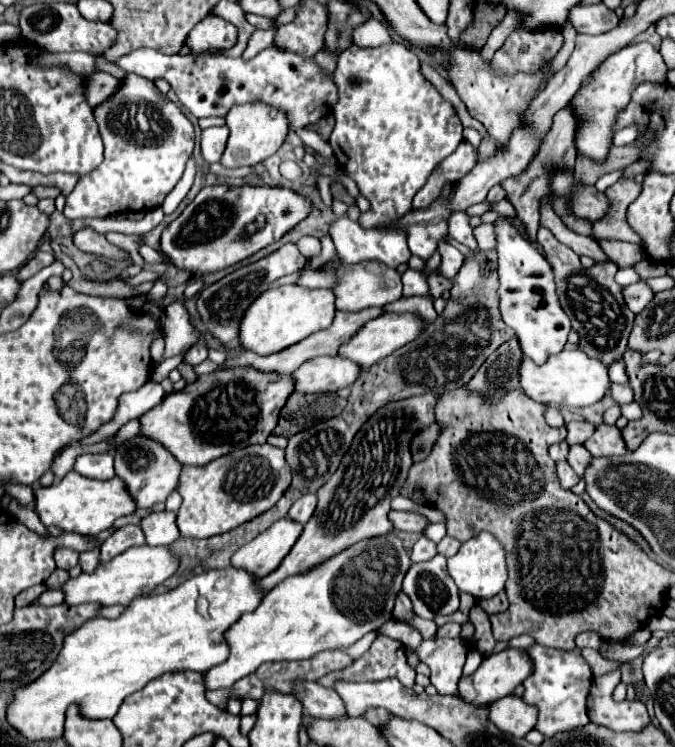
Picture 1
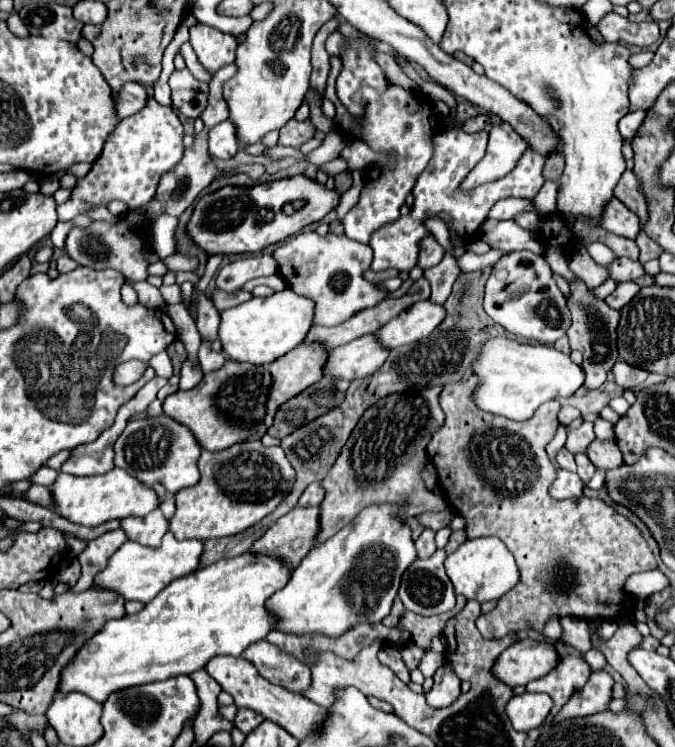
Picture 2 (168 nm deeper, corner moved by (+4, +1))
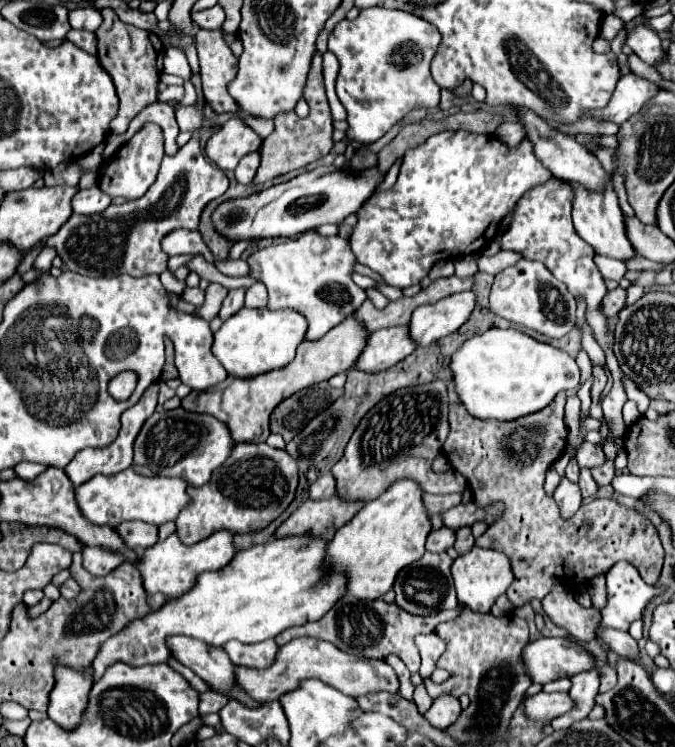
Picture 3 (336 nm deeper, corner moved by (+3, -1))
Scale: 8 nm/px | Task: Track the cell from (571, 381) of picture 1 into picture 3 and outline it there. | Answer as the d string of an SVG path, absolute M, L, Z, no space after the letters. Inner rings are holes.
M489 329L467 339L451 359L459 401L477 419L513 421L553 403L561 391L577 389L581 373L573 357L515 329Z

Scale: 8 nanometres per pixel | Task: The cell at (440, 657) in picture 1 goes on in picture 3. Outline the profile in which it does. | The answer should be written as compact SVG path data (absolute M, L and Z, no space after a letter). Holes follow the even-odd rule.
M443 693L437 699L433 699L433 705L429 707L429 711L423 715L433 727L437 729L445 729L449 723L453 723L457 719L457 715L461 713L461 705L459 699L453 697L451 693Z

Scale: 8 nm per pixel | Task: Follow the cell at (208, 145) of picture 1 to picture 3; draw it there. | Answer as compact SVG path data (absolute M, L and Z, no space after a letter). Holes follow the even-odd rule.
M229 119L205 145L207 157L223 171L233 171L239 159L261 147L259 135L241 119Z

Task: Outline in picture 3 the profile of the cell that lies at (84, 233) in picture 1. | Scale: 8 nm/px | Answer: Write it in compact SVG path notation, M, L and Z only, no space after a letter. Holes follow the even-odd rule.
M193 135L177 155L163 157L157 181L145 197L123 205L109 205L99 215L71 215L65 227L47 241L57 249L67 269L89 277L101 275L153 275L167 269L167 255L161 253L161 239L173 229L197 229L199 215L211 199L221 197L229 187L227 175L205 159L201 137Z

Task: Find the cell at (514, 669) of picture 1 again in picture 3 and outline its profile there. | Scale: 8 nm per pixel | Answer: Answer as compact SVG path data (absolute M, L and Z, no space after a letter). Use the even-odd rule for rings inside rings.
M547 637L525 645L521 663L527 677L539 685L593 669L593 657L579 643Z

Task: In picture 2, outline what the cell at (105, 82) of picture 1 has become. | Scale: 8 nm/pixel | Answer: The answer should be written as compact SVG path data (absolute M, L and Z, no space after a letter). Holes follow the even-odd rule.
M126 83L118 93L114 93L114 101L116 101L116 113L120 117L128 117L132 113L138 113L146 101L148 101L148 95L146 95L146 89L140 87L140 85L134 85L134 83Z

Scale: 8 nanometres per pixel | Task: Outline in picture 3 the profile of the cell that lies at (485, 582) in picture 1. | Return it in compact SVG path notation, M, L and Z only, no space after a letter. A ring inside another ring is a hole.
M473 547L469 553L459 555L453 565L451 565L451 575L453 583L457 589L457 597L463 605L467 605L473 611L479 613L489 613L491 605L495 603L497 597L505 595L509 585L513 583L513 569L511 569L511 559L495 549L483 549L483 547Z

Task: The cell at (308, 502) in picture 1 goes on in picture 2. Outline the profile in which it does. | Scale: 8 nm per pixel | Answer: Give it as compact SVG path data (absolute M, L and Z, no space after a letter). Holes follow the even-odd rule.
M312 483L302 493L298 505L302 505L302 507L318 507L322 503L322 499L324 499L324 487L320 483Z

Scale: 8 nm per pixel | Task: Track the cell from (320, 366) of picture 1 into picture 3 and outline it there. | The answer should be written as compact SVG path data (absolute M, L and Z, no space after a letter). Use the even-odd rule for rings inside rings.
M389 327L373 331L373 335L367 337L367 343L361 355L357 357L353 369L365 373L381 373L411 355L415 349L417 345L409 339L407 327Z

